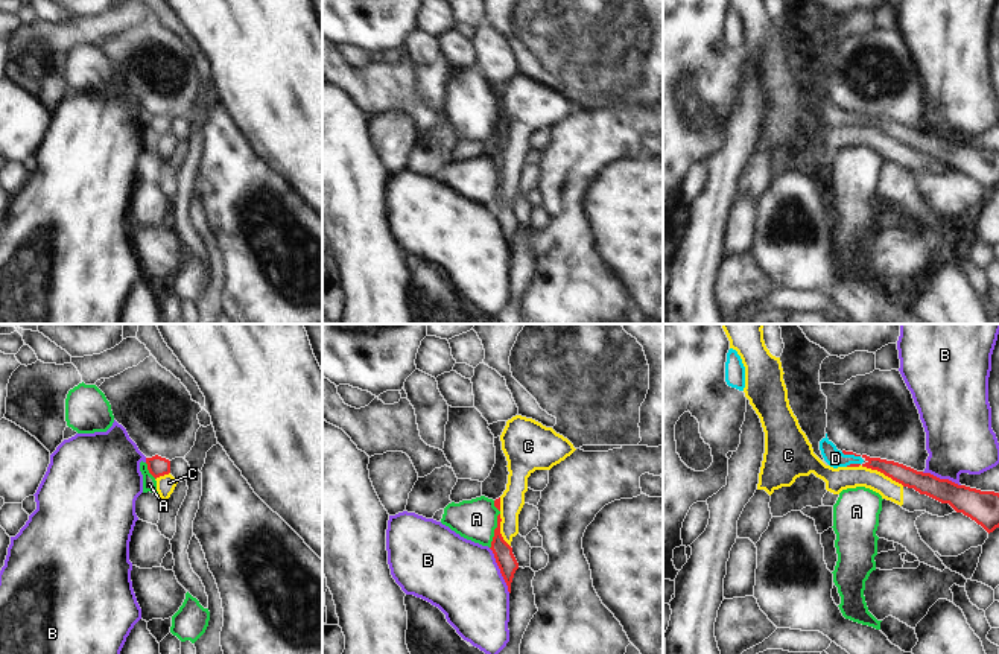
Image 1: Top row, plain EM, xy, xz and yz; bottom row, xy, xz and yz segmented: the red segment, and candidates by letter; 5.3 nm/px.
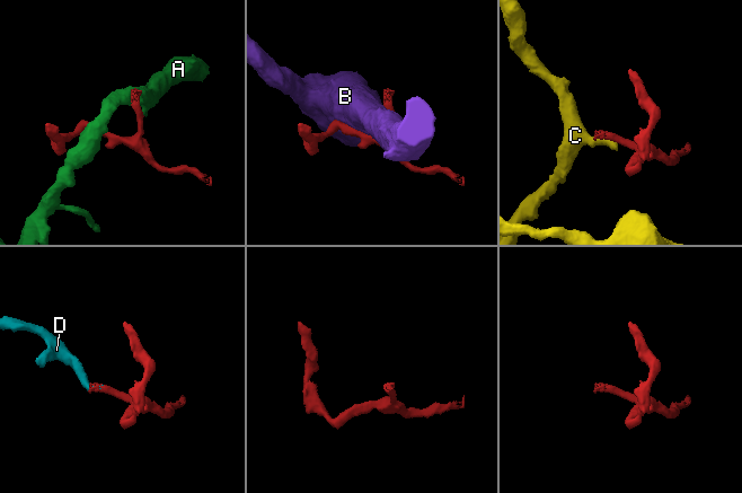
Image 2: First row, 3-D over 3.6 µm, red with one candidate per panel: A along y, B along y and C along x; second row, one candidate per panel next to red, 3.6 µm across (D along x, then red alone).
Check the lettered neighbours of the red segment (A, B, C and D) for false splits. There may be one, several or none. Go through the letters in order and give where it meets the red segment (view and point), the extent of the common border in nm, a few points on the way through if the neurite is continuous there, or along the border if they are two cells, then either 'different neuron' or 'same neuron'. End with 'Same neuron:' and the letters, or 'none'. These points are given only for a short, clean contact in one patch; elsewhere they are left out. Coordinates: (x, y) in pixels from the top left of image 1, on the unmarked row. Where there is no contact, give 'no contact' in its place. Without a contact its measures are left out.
A: contact xz (497, 184); length 260 nm; border xz (494, 160), (499, 174), (490, 207); different neuron
B: contact xz (501, 230); length 260 nm; different neuron
C: contact yz (876, 128); length 320 nm; border yz (847, 125), (876, 128), (903, 145); different neuron
D: contact yz (850, 113); length 110 nm; way yz (844, 111), (850, 113), (835, 117); same neuron
Same neuron: D

